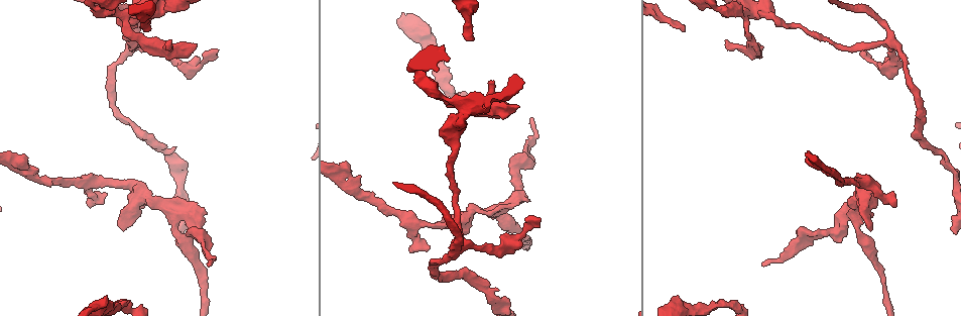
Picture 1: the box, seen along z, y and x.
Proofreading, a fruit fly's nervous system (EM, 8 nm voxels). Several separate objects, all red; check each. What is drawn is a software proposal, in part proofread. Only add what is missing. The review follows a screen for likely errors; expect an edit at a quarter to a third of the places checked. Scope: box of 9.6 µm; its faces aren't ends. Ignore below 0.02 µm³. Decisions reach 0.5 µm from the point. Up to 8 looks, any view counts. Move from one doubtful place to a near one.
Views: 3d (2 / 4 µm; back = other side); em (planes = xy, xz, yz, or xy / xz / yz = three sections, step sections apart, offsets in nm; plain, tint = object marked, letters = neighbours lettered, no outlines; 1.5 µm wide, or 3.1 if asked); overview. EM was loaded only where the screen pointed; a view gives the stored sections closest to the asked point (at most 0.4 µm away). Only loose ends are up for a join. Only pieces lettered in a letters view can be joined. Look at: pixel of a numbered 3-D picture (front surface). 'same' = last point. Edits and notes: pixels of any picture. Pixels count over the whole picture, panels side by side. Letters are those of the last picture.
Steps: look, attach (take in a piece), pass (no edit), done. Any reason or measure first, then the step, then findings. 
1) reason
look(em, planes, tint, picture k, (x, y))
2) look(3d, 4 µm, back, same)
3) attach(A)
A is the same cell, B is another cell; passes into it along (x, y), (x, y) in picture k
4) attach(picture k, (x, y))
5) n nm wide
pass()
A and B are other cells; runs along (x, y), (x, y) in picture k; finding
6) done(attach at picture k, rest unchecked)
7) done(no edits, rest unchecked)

tapers out
look(3d, 4 µm, picture 1, (763, 263))

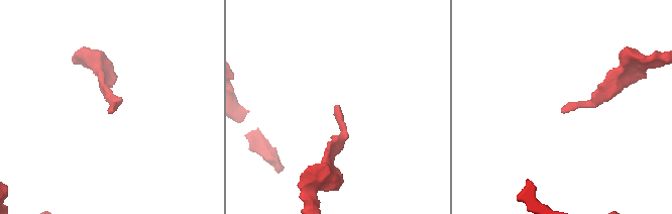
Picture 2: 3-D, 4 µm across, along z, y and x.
now the EM
look(em, planes, tint, picture 2, (337, 105))

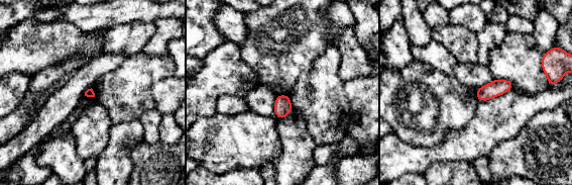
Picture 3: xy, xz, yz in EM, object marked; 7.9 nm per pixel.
see the neighbours
look(em, planes, letters, same)

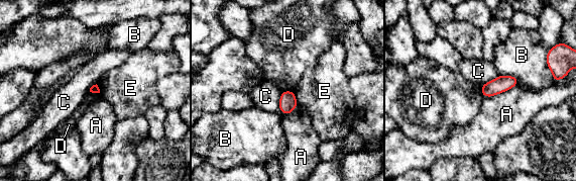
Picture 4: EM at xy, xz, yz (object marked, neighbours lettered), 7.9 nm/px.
pass()
A, B, C, D and E are other cells; border along (293, 90), (283, 90), (281, 92) in picture 4; no lettered piece goes on from it

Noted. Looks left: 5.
branch stops here
look(3d, 2 µm, picture 1, (869, 229))

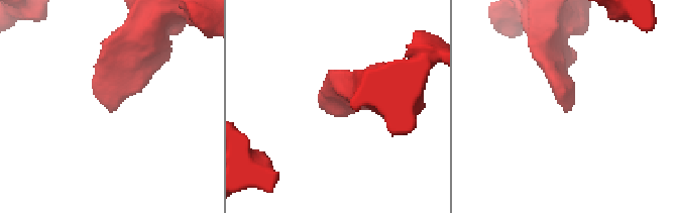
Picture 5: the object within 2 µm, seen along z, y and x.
look(em, planes, letters, picture 5, (337, 109))

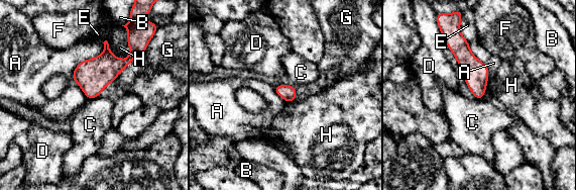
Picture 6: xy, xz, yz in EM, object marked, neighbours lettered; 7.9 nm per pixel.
pass()
A, B, C, D, E, F, G and H are other cells; border along (103, 42), (73, 74), (87, 98) in picture 6; none of them fits

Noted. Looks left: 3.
an open end
look(em, yz, step 8, letters, picture 1, (145, 29))

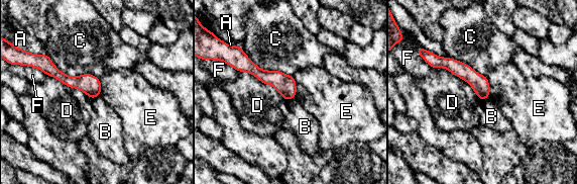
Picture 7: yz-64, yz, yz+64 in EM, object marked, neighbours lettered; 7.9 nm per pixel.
cut it another way
look(em, planes, letters, same)

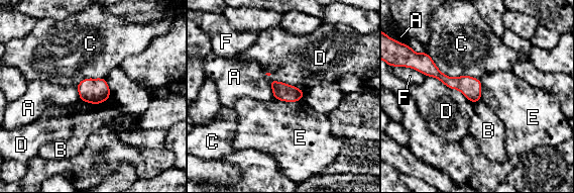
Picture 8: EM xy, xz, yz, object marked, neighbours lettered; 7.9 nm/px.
140 nm wide
pass()
A, B, C, D, E and F are other cells; border along (80, 99), (86, 102), (102, 103) in picture 8; none of them fits

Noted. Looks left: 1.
done(no edits, rest unchecked)

